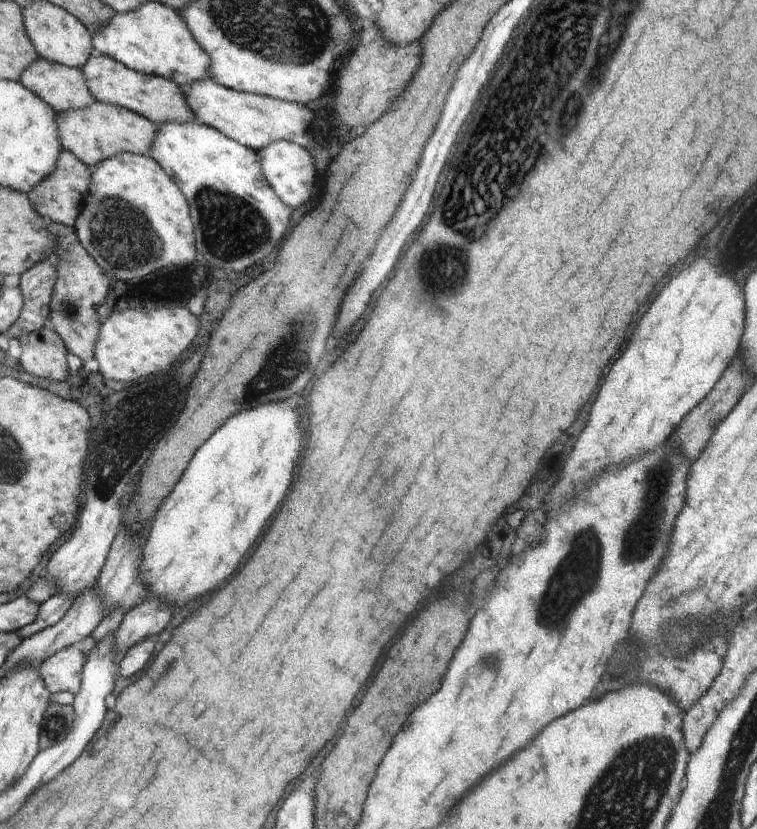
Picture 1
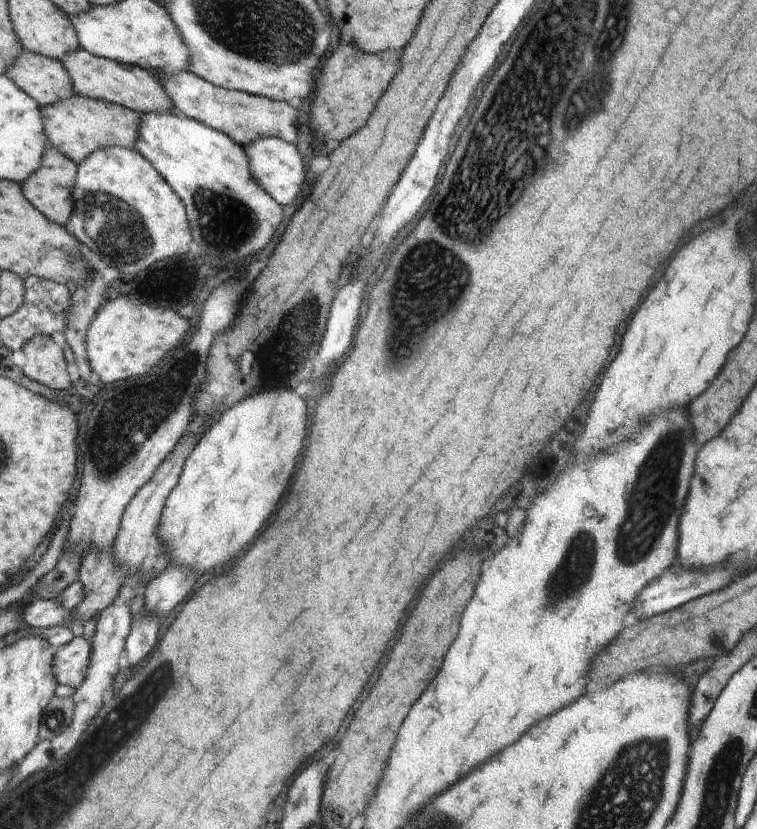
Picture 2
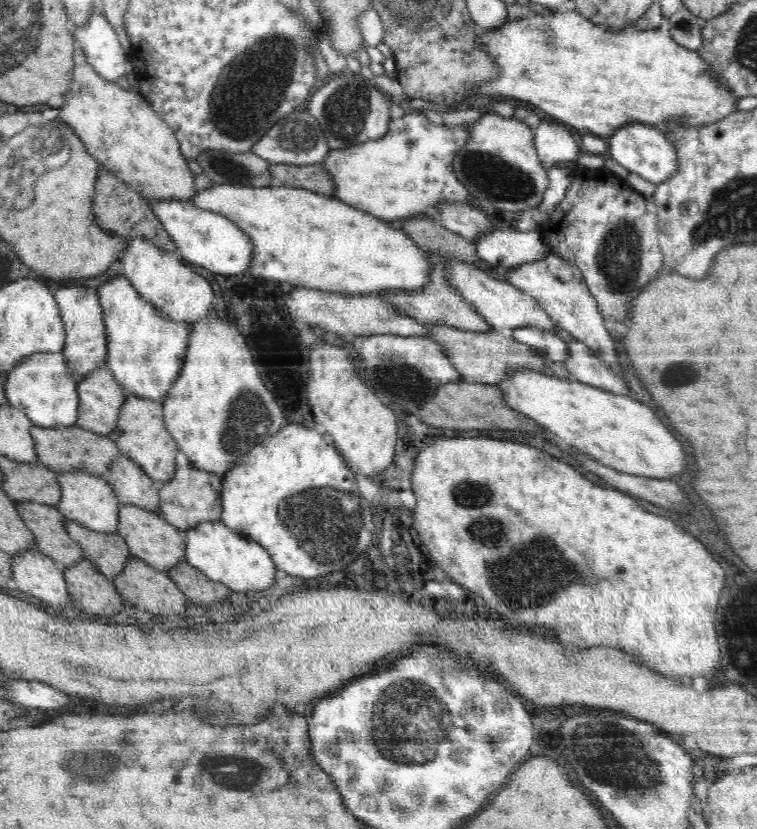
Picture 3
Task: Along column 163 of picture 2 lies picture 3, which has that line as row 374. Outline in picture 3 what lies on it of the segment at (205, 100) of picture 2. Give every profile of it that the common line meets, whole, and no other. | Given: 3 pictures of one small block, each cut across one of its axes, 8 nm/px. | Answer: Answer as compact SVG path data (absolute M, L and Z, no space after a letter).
M78 282L67 283L54 290L53 295L58 303L66 333L62 354L69 370L80 379L94 369L105 366L108 356L106 329L97 291Z

